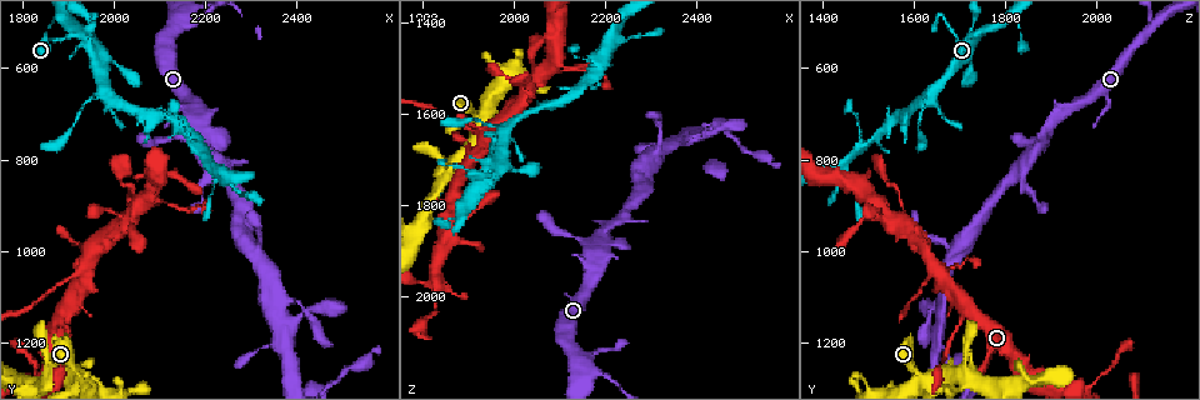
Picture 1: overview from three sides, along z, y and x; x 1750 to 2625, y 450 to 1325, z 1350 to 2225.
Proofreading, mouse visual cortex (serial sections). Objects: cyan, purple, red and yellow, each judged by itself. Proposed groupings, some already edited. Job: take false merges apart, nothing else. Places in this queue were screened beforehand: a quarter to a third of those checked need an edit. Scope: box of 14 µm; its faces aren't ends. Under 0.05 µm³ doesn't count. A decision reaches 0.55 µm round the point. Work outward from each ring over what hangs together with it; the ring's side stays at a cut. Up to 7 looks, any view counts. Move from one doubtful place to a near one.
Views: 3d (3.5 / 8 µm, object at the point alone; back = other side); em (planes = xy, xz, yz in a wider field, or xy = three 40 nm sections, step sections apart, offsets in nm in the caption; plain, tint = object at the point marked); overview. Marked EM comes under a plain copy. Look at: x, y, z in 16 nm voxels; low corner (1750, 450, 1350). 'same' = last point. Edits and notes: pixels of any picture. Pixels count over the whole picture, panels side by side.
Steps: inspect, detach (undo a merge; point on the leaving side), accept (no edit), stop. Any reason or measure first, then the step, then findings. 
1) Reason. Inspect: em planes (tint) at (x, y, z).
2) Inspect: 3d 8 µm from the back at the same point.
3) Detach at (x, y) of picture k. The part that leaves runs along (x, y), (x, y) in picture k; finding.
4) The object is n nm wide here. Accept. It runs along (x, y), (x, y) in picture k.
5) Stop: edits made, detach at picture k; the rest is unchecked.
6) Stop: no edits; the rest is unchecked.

Inspect: 3d 3.5 µm at (1885, 1120, 1725).

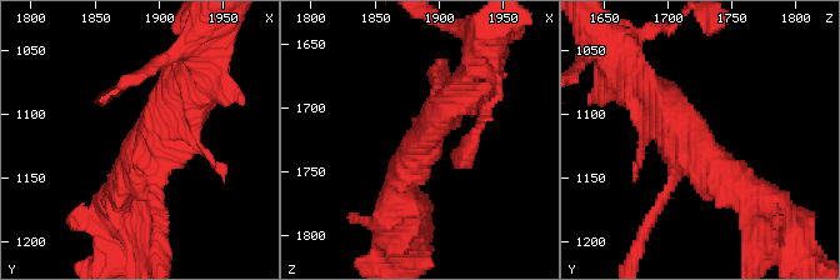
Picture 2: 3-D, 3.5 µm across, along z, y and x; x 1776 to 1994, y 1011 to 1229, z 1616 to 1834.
Need the tissue. Inspect: em xy step 2 (tint) at (1888, 1124, 1722).

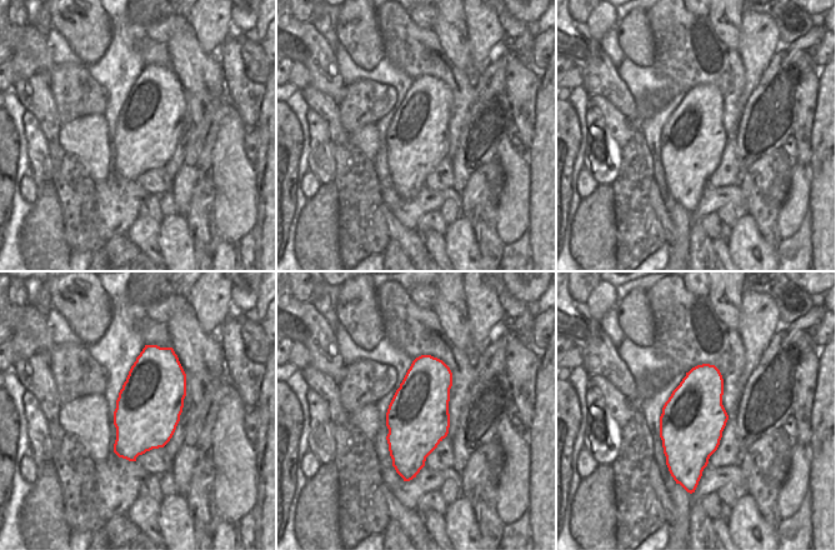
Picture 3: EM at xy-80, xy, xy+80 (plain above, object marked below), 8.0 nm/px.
Accept. It runs along (753, 190), (720, 175), (646, 90) in picture 2; all the same cell.

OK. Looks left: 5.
Three arms meet. Inspect: 3d 8 µm at (2305, 1010, 1690).

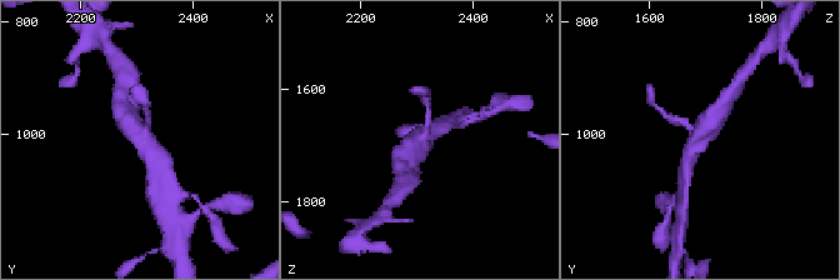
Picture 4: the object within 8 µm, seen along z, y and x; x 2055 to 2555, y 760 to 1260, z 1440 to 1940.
Inspect: 3d 3.5 µm at (2300, 1005, 1680).

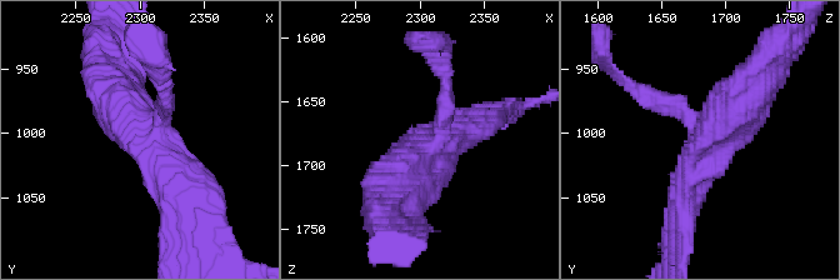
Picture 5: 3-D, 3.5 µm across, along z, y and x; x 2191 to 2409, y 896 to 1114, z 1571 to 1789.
Accept. It runs along (109, 84), (194, 206) in picture 5; all the same cell.

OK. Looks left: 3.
Abrupt turn. Inspect: 3d 8 µm from the back at (1925, 1055, 1640).

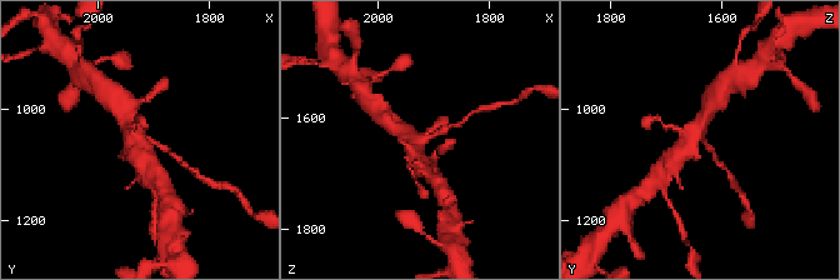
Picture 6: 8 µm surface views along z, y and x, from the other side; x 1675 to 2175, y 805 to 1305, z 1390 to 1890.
Inspect: em planes (tint) at (1920, 1050, 1645).

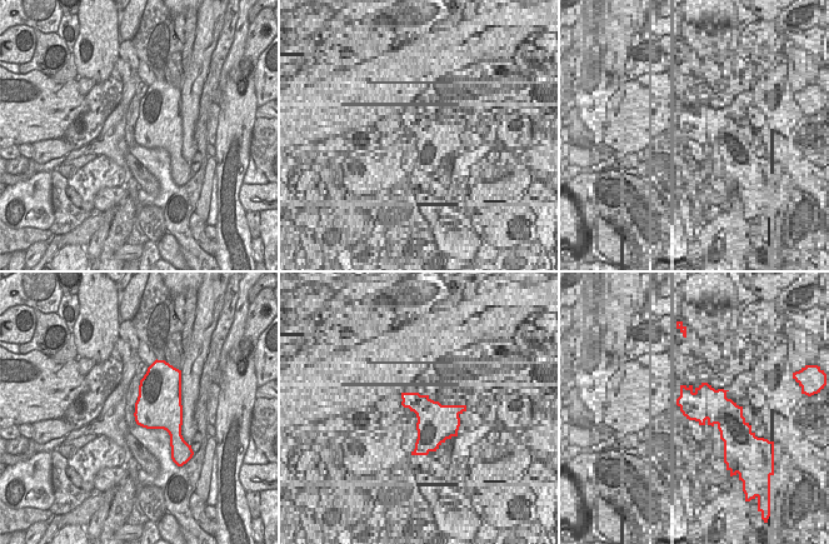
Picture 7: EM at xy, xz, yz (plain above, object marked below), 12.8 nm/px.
The object is 600 nm wide here. Accept. It runs along (671, 158), (689, 141), (710, 103) in picture 6; continuous, no second cell.

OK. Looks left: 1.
Stop: no edits; the rest is unchecked.

